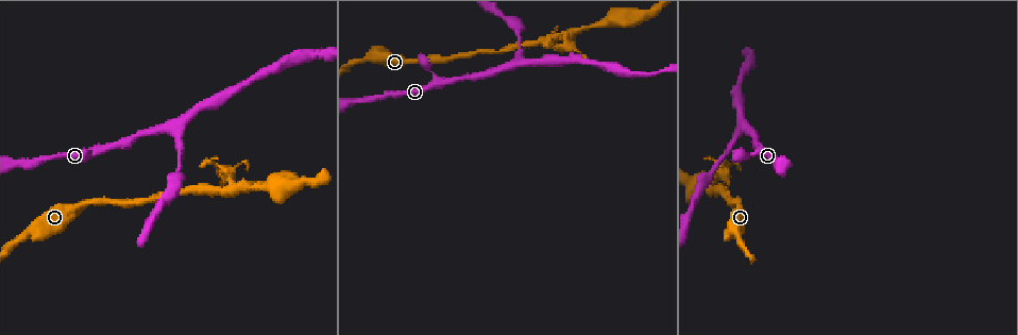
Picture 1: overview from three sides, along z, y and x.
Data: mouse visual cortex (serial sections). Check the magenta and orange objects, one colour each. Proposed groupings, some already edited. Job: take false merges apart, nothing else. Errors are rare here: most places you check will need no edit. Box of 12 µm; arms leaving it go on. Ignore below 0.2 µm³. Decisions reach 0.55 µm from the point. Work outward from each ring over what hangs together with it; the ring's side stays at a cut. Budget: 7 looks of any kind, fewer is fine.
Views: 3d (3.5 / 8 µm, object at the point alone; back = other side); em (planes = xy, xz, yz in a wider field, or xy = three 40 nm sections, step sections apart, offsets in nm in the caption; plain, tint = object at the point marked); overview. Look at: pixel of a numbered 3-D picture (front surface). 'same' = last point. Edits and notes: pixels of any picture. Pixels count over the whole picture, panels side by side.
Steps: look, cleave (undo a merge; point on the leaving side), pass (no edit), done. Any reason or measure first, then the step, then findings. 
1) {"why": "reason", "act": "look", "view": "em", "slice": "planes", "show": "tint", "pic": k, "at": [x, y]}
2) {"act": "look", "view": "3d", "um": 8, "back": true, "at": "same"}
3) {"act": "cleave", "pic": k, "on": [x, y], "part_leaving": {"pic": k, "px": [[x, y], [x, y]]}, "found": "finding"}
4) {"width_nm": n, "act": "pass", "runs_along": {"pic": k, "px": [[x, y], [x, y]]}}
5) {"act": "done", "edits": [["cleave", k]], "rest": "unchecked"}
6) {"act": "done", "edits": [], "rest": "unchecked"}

{"why": "calibre changes", "act": "look", "view": "3d", "um": 3.5, "pic": 1, "at": [736, 231]}

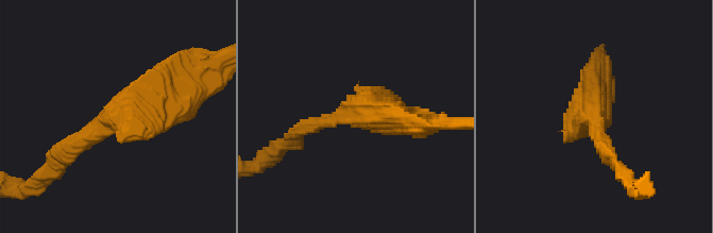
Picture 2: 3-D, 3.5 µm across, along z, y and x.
{"arm_widths_nm": [250, 500], "act": "look", "view": "em", "slice": "xy", "step": 5, "show": "tint", "pic": 2, "at": [109, 118]}

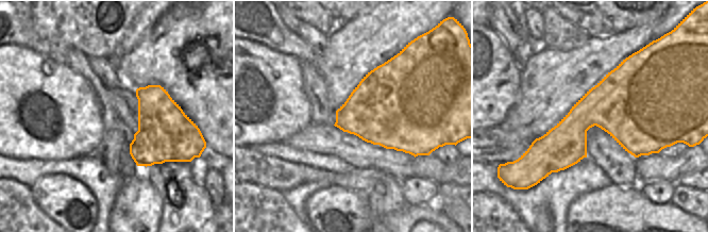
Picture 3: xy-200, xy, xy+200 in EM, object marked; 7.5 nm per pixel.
{"act": "pass", "runs_along": {"pic": 2, "px": [[170, 82], [58, 161]]}, "found": "all the same cell"}

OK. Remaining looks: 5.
{"why": "two arms in line, one across", "act": "look", "view": "3d", "um": 3.5, "pic": 1, "at": [741, 128]}

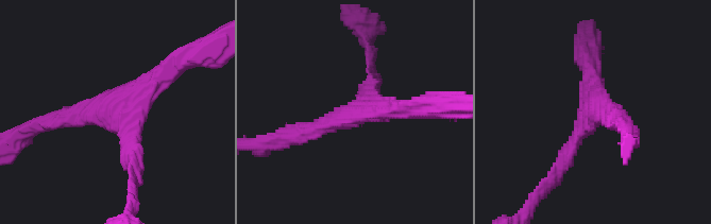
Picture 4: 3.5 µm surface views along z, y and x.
{"arms": 3, "arm_widths_nm": [200, 250, 250], "act": "look", "view": "em", "slice": "xy", "step": 1, "show": "tint", "pic": 4, "at": [108, 107]}

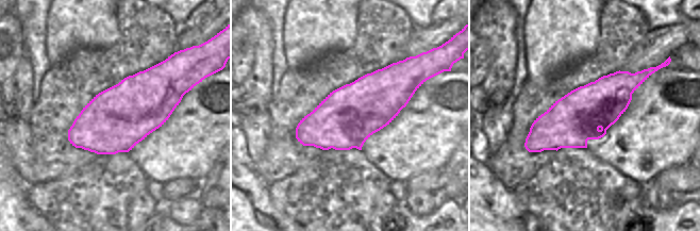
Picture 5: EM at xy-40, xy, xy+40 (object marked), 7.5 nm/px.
{"why": "cut it another way", "act": "look", "view": "em", "slice": "planes", "show": "tint", "at": "same"}

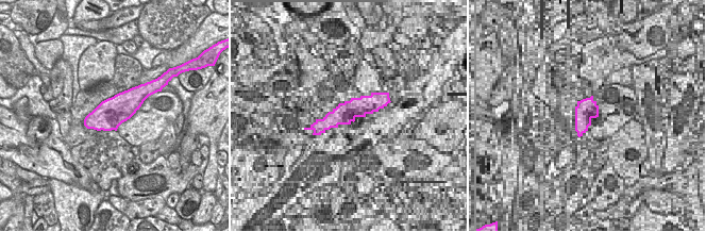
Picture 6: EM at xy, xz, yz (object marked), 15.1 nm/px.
{"act": "pass", "runs_along": {"pic": 4, "px": [[46, 121], [118, 108], [167, 72]]}, "found": "all the same cell"}

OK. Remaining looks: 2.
{"why": "a narrow waist", "act": "look", "view": "3d", "um": 8, "pic": 1, "at": [243, 188]}

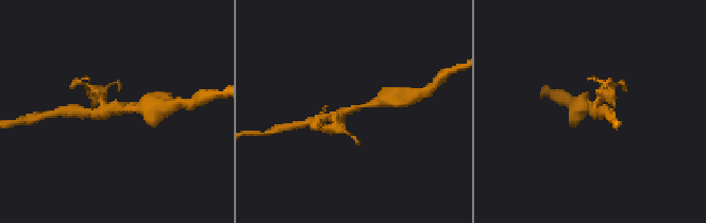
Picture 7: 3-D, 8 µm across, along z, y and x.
{"why": "zoom in", "act": "look", "view": "3d", "um": 3.5, "pic": 7, "at": [356, 109]}

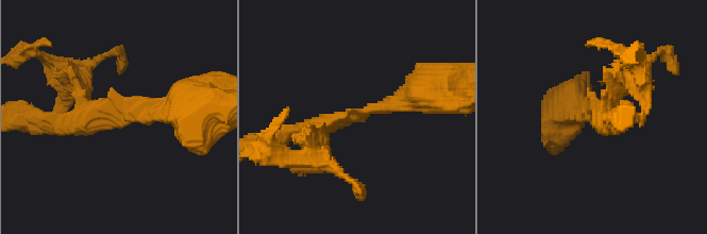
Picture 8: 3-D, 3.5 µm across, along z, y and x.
{"act": "pass", "runs_along": {"pic": 8, "px": [[284, 134], [353, 118], [421, 90]]}, "found": "one cell here"}

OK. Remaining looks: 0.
{"act": "done", "edits": [], "rest": "unchecked"}

